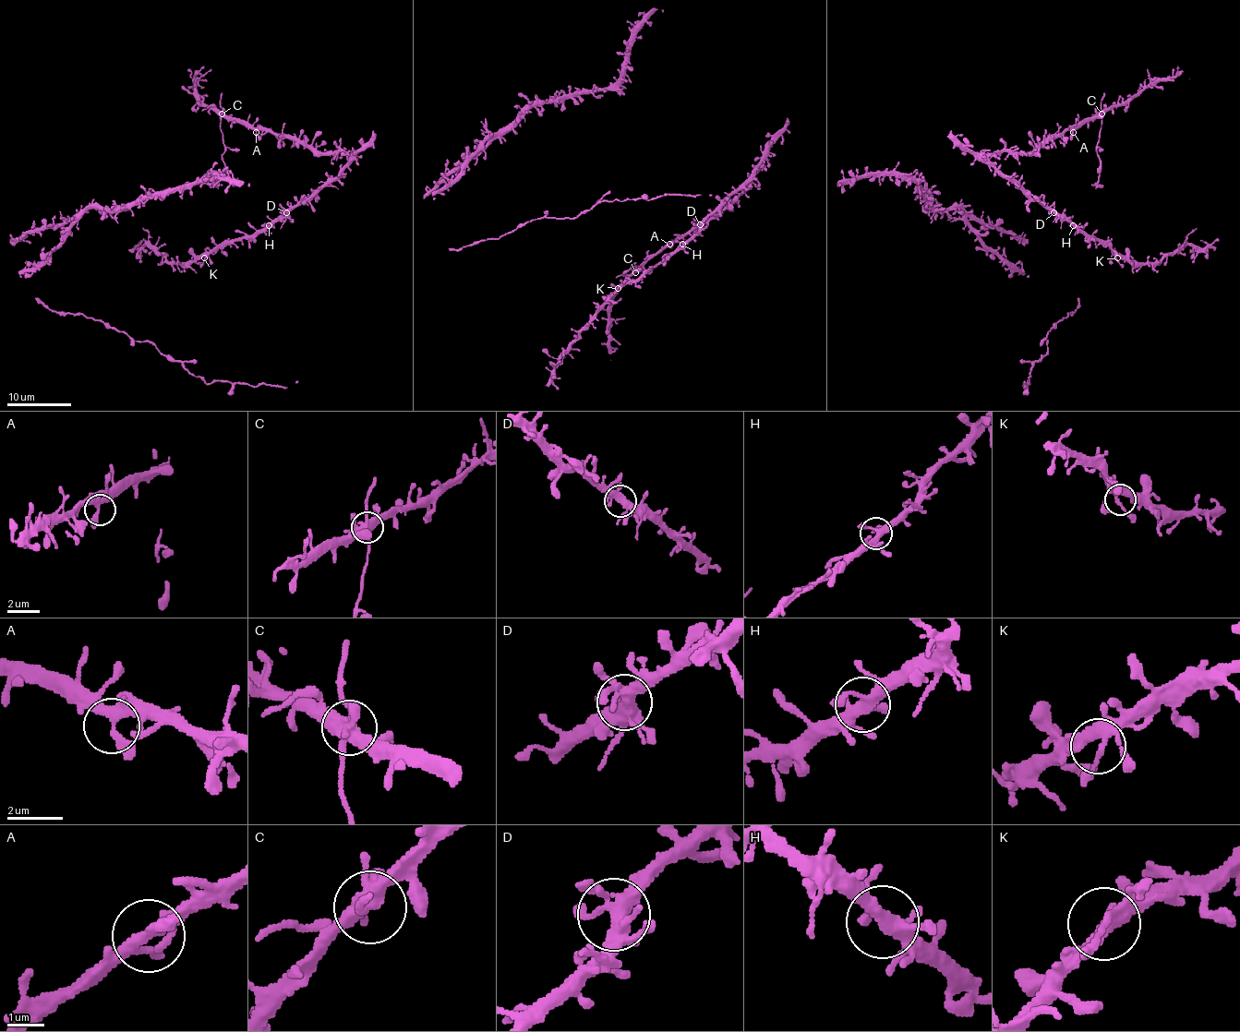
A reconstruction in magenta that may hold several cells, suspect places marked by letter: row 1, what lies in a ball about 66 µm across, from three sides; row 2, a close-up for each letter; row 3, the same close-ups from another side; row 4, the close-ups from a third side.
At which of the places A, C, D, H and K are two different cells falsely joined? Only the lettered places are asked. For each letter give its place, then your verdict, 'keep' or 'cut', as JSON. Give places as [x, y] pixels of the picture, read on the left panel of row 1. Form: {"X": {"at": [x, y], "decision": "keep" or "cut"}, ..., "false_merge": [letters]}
{"A": {"at": [256, 132], "decision": "keep"}, "C": {"at": [222, 114], "decision": "cut"}, "D": {"at": [286, 212], "decision": "keep"}, "H": {"at": [269, 225], "decision": "keep"}, "K": {"at": [204, 258], "decision": "keep"}, "false_merge": ["C"]}

